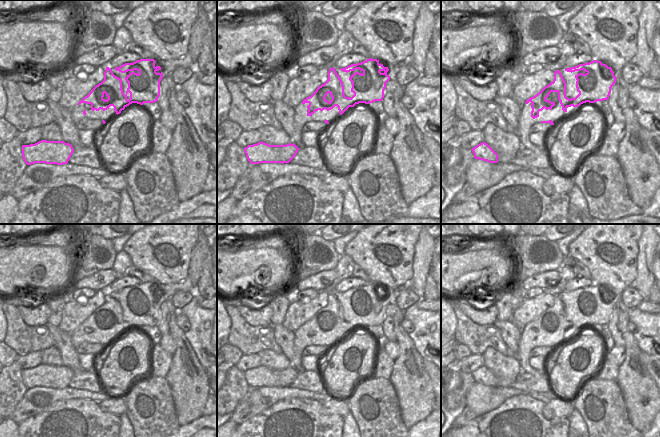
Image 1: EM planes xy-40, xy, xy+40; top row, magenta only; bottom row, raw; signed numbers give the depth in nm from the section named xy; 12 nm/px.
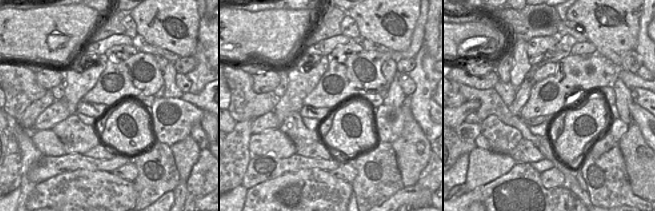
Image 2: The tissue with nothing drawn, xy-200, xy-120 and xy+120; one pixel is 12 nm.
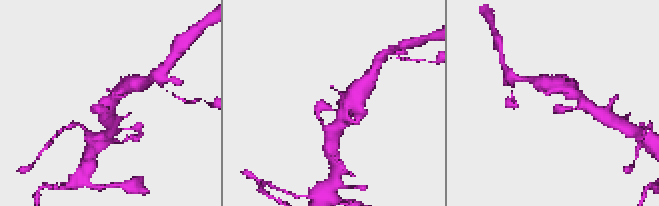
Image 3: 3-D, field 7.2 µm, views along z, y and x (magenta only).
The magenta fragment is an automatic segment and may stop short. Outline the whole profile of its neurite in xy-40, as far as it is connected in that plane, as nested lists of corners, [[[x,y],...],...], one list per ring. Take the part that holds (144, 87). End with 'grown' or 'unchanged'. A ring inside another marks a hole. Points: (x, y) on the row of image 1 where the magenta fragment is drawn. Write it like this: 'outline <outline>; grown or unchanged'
outline [[[140,59],[133,63],[125,63],[116,67],[115,70],[121,73],[128,71],[131,72],[125,77],[125,80],[128,82],[128,88],[125,94],[122,90],[121,78],[115,76],[111,68],[106,67],[104,80],[96,85],[77,105],[81,103],[90,104],[92,111],[99,111],[100,109],[105,111],[109,109],[110,106],[113,106],[116,114],[118,115],[132,103],[143,105],[144,103],[154,103],[158,101],[160,96],[160,81],[163,78],[163,73],[158,72],[161,70],[161,67],[155,65],[154,59]]]; unchanged

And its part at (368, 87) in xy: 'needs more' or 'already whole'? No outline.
already whole

